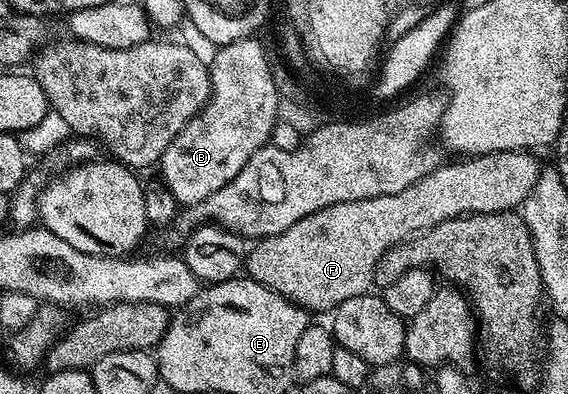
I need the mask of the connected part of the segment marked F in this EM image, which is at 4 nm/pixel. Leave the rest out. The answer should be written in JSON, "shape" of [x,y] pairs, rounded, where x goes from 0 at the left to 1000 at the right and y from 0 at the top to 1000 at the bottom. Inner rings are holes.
{"shape":[[[935,383],[919,386],[864,386],[854,396],[833,396],[829,401],[812,404],[812,416],[780,414],[775,424],[766,426],[755,447],[743,452],[736,462],[729,462],[729,472],[715,472],[715,482],[701,482],[701,492],[673,492],[665,503],[637,503],[623,513],[595,513],[588,523],[574,523],[567,533],[560,533],[553,543],[539,543],[539,553],[532,553],[525,563],[518,563],[518,574],[511,574],[511,584],[504,584],[496,594],[482,594],[481,599],[467,599],[452,607],[451,619],[435,632],[433,640],[433,690],[442,708],[467,721],[475,736],[482,736],[493,751],[505,756],[514,772],[525,774],[526,782],[540,782],[544,794],[556,792],[583,794],[602,766],[609,766],[609,756],[623,756],[625,751],[639,751],[657,728],[657,701],[660,680],[665,675],[667,657],[673,645],[680,645],[680,635],[687,635],[690,624],[724,607],[727,599],[754,589],[761,576],[771,574],[773,566],[785,563],[789,556],[799,556],[812,548],[829,548],[833,541],[863,543],[864,538],[900,538],[914,530],[921,520],[926,492],[933,492],[933,482],[940,482],[940,462],[947,462],[954,434],[954,416],[942,406]]]}

